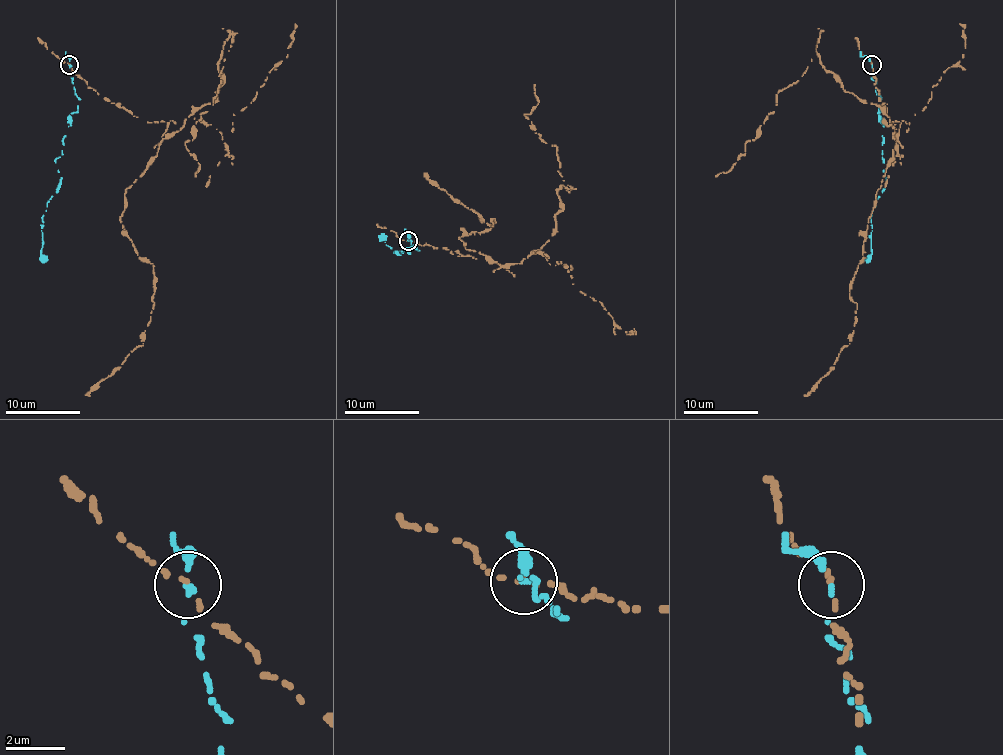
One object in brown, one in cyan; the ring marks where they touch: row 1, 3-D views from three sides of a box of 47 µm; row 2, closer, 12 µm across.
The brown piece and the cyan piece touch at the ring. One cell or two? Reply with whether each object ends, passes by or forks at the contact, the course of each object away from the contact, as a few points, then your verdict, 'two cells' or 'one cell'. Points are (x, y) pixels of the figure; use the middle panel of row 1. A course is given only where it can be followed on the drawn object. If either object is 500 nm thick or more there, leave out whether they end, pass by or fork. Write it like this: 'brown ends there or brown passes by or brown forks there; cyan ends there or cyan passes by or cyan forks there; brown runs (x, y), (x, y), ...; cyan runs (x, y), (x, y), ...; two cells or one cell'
brown ends there; cyan ends there; brown runs (409, 241), (506, 269), (459, 237), (487, 232), (492, 219), (492, 226), (483, 223), (423, 172); cyan runs (409, 241), (418, 251), (409, 249), (409, 252), (394, 252), (399, 254), (381, 239), (382, 236); two cells

